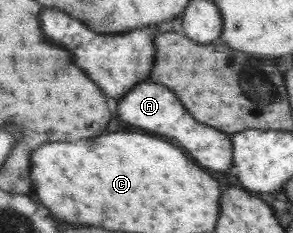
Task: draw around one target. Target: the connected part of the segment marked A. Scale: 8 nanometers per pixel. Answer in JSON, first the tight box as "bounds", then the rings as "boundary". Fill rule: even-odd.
{"bounds":[118,80,232,171],"boundary":[[[150,80],[136,84],[118,103],[118,115],[120,119],[128,121],[130,125],[136,125],[140,129],[152,131],[162,137],[170,137],[178,141],[202,167],[214,169],[214,171],[226,171],[232,165],[232,141],[230,135],[212,129],[208,125],[202,125],[192,119],[190,113],[186,113],[184,105],[178,101],[178,97],[164,85],[156,85]]]}

